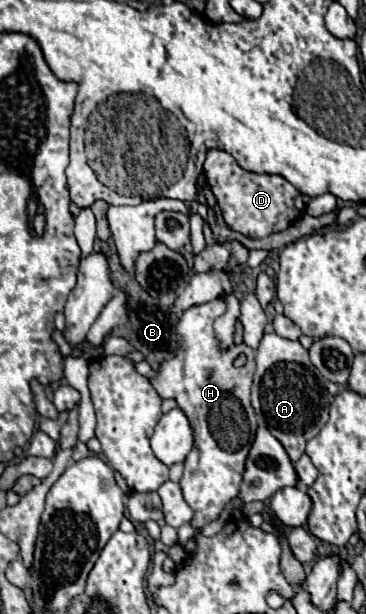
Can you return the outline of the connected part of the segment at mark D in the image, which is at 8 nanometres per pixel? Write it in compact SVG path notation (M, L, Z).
M209 151L203 165L203 173L207 177L209 189L217 199L225 223L233 231L239 231L249 239L261 239L271 233L283 231L305 211L303 195L287 179L283 179L281 175L257 175L245 171L225 151Z

